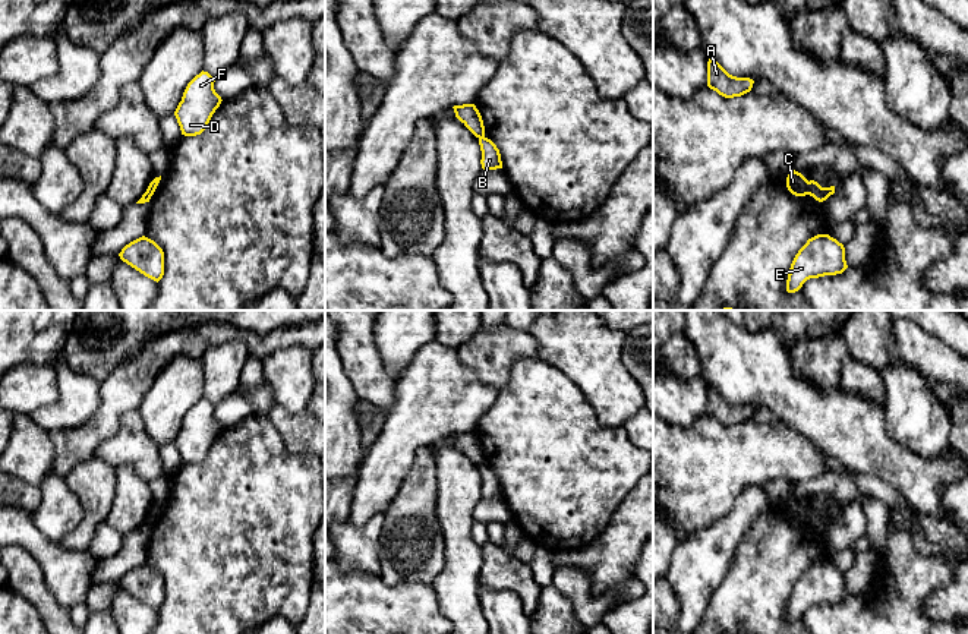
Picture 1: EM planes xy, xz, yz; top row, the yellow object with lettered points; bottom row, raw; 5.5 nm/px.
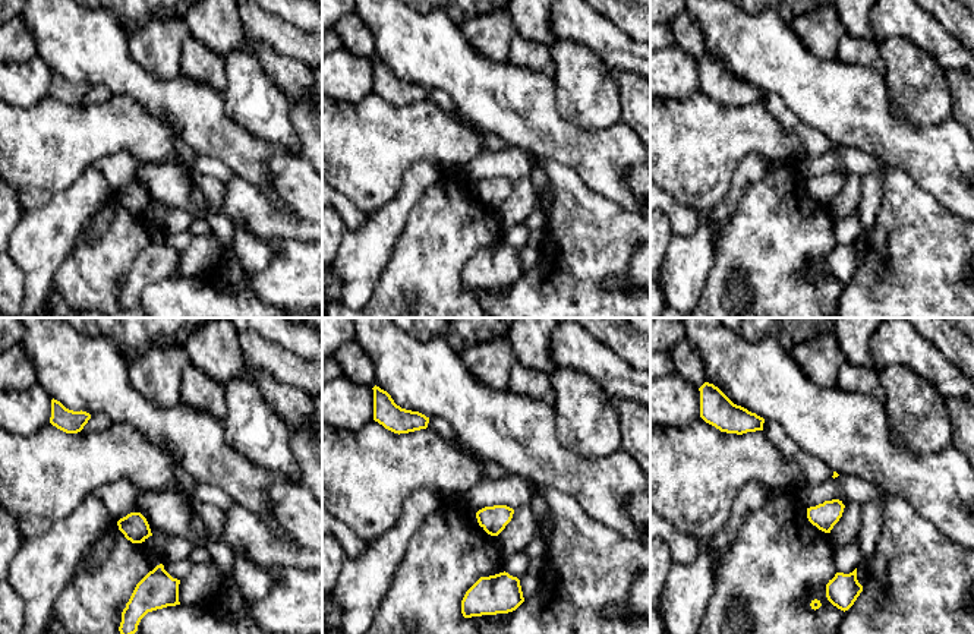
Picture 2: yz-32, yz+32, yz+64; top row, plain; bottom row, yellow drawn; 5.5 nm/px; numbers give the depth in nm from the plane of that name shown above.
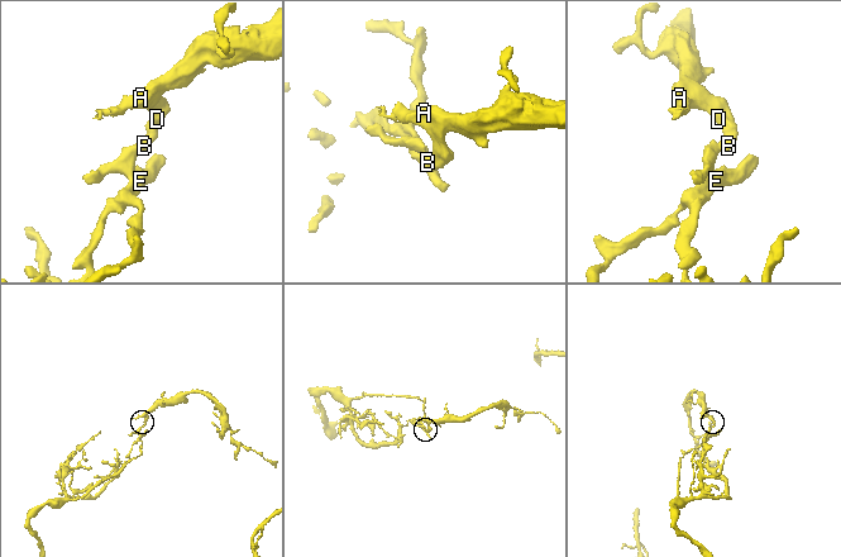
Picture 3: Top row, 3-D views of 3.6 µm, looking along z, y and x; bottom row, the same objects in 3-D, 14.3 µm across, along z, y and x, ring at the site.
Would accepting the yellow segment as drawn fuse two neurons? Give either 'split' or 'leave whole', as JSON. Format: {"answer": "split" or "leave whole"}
{"answer": "split"}

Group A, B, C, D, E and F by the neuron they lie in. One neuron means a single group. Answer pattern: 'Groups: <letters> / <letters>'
Groups: A B D F / C E

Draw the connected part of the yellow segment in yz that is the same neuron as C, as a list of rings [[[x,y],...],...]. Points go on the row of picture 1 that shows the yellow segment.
[[[795,170],[788,174],[786,187],[795,196],[808,195],[808,180]]]

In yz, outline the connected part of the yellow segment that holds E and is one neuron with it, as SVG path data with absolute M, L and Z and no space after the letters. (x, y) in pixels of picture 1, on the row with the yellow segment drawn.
M817 234L795 255L788 280L786 291L795 293L810 278L842 274L848 268L845 247L829 234Z

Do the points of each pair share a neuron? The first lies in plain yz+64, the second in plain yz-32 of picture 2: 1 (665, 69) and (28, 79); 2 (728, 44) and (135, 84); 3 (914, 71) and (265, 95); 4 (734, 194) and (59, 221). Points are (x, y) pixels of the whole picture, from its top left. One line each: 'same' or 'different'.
1: same
2: same
3: same
4: same

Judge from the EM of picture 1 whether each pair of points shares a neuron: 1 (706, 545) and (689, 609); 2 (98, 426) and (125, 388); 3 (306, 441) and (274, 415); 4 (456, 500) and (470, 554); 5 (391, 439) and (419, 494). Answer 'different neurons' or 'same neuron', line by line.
1: same neuron
2: same neuron
3: same neuron
4: same neuron
5: different neurons

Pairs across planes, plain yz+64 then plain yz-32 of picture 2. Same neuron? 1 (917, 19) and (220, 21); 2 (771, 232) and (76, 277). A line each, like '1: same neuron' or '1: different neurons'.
1: different neurons
2: same neuron

